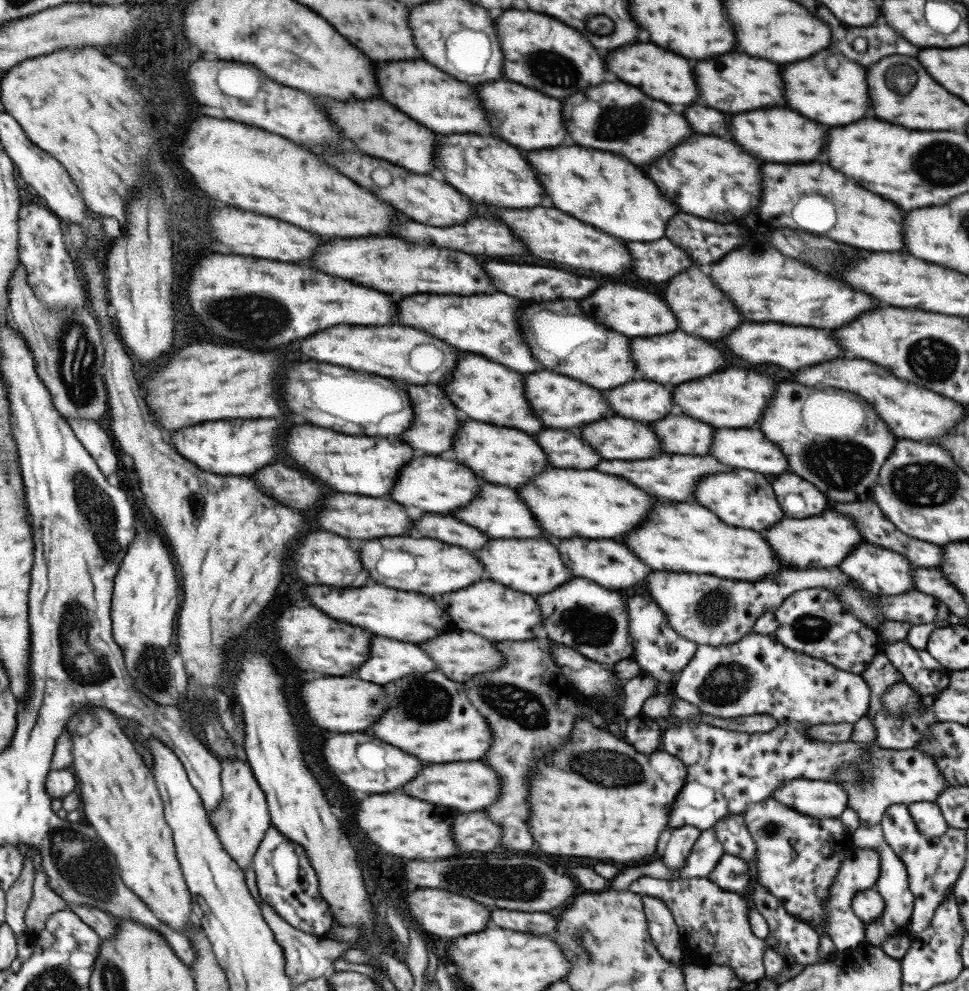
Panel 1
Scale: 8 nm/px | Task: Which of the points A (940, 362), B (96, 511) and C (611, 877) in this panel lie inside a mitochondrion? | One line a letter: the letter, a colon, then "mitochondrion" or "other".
A: mitochondrion
B: mitochondrion
C: other

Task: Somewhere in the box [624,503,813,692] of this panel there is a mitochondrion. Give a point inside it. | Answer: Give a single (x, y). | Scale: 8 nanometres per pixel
(712, 608)

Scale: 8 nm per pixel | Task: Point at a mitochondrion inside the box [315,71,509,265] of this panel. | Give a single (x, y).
(345, 162)

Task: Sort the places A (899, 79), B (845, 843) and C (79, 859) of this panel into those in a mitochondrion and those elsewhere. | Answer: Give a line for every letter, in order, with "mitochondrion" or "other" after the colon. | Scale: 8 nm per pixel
A: mitochondrion
B: other
C: mitochondrion

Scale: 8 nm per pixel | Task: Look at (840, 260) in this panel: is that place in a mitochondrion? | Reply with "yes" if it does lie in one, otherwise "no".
yes

